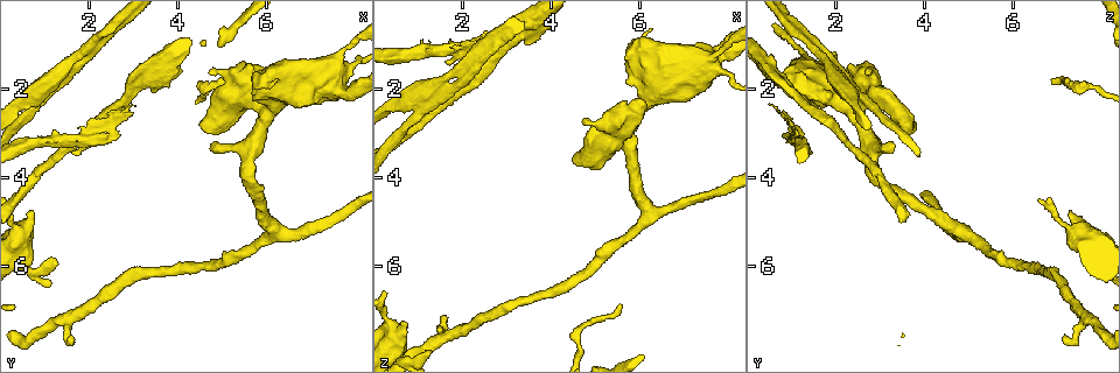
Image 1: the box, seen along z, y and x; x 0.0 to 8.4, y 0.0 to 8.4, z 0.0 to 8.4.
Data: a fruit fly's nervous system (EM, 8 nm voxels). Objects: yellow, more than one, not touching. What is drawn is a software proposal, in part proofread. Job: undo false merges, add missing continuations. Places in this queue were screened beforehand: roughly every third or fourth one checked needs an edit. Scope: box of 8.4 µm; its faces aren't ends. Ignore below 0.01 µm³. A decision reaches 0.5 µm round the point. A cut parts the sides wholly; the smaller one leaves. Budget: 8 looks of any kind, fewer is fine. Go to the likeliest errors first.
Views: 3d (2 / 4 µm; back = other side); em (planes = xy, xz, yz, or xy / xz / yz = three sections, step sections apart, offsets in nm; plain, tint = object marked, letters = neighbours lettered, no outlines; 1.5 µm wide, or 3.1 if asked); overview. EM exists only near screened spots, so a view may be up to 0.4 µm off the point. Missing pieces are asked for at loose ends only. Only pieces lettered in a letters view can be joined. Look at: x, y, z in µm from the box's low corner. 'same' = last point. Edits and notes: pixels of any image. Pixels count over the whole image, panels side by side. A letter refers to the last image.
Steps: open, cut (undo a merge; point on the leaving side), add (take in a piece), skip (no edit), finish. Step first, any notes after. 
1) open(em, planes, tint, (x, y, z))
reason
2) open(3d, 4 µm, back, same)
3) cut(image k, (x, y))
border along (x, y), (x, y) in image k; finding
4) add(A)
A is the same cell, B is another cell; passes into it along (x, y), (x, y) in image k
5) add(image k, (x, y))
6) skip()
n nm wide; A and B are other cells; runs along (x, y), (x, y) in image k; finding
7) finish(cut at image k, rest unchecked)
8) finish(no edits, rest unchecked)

open(em, planes, letters, (1.60, 3.45, 1.35))
branch stops here

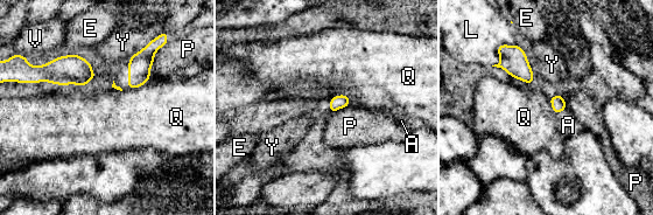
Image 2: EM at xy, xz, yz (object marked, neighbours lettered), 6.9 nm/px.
skip()
A, E, L, P, Q, V and Y are other cells; border along (329, 98), (346, 95), (350, 105) in image 2; no lettered piece goes on from it

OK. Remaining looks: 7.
open(em, planes, tint, (0.90, 2.10, 2.25))
calibre changes

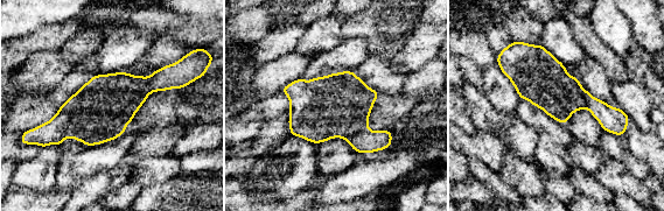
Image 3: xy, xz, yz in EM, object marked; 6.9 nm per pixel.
open(em, planes, letters, same)

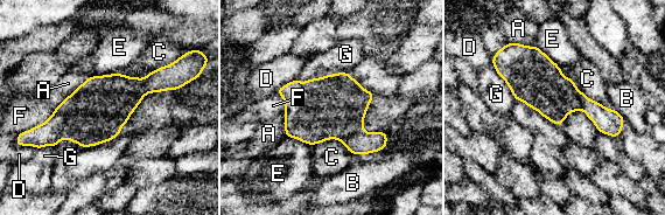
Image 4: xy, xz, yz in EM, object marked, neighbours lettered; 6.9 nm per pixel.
cut(image 4, (365, 143))
A, B, C, D, E, F and G are other cells; border along (363, 130), (347, 136), (341, 141) in image 4; two neurons meet here

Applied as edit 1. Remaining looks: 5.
open(3d, 2 µm, (3.35, 1.80, 0.75))
sudden change in width

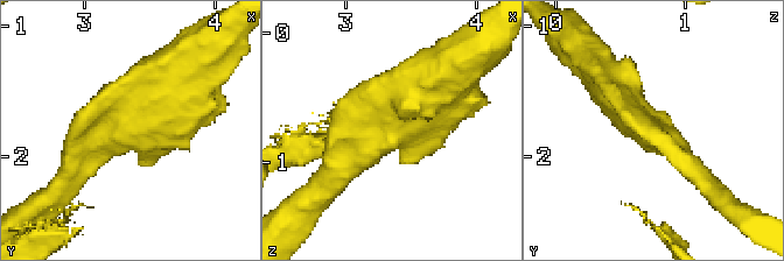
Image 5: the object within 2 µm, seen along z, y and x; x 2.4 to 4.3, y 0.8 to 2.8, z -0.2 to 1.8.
open(em, xy, step 4, tint, (3.34, 1.78, 0.76))
arms of 180, 340 nm; now the EM

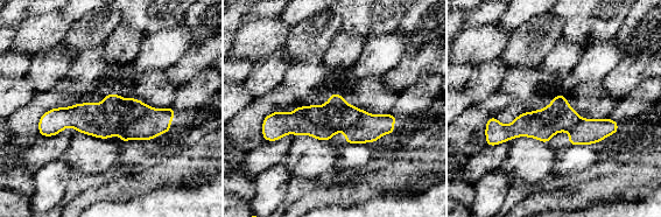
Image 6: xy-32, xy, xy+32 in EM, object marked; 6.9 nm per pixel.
open(em, planes, letters, same)

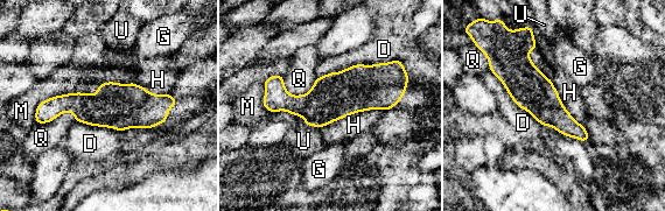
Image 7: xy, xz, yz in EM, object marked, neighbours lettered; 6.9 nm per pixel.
skip()
D touches over 600 nm; D, G, H, M, Q and U are other cells; continuous, no second neuron

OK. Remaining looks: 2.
finish(cut at image 4, rest unchecked)

